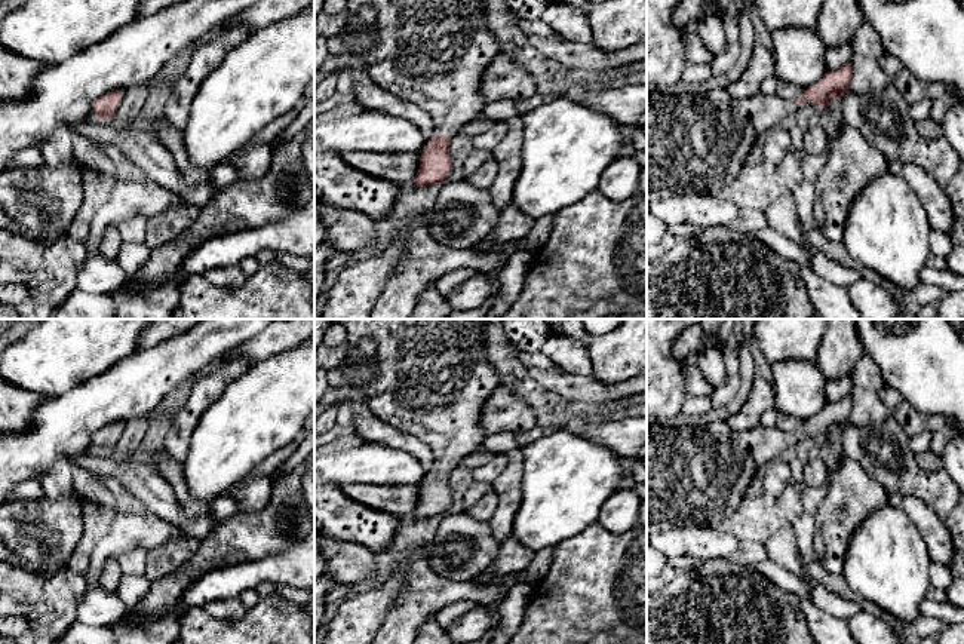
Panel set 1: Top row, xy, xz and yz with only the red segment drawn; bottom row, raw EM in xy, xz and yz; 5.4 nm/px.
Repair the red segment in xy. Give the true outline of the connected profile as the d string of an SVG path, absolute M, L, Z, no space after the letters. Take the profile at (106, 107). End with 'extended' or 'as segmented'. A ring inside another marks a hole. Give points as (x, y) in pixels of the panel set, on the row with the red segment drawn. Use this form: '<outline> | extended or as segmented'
M116 89L95 99L93 110L98 119L111 120L122 102L122 91Z | as segmented

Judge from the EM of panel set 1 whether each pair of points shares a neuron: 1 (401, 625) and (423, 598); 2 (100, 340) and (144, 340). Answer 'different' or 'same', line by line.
1: same
2: different

